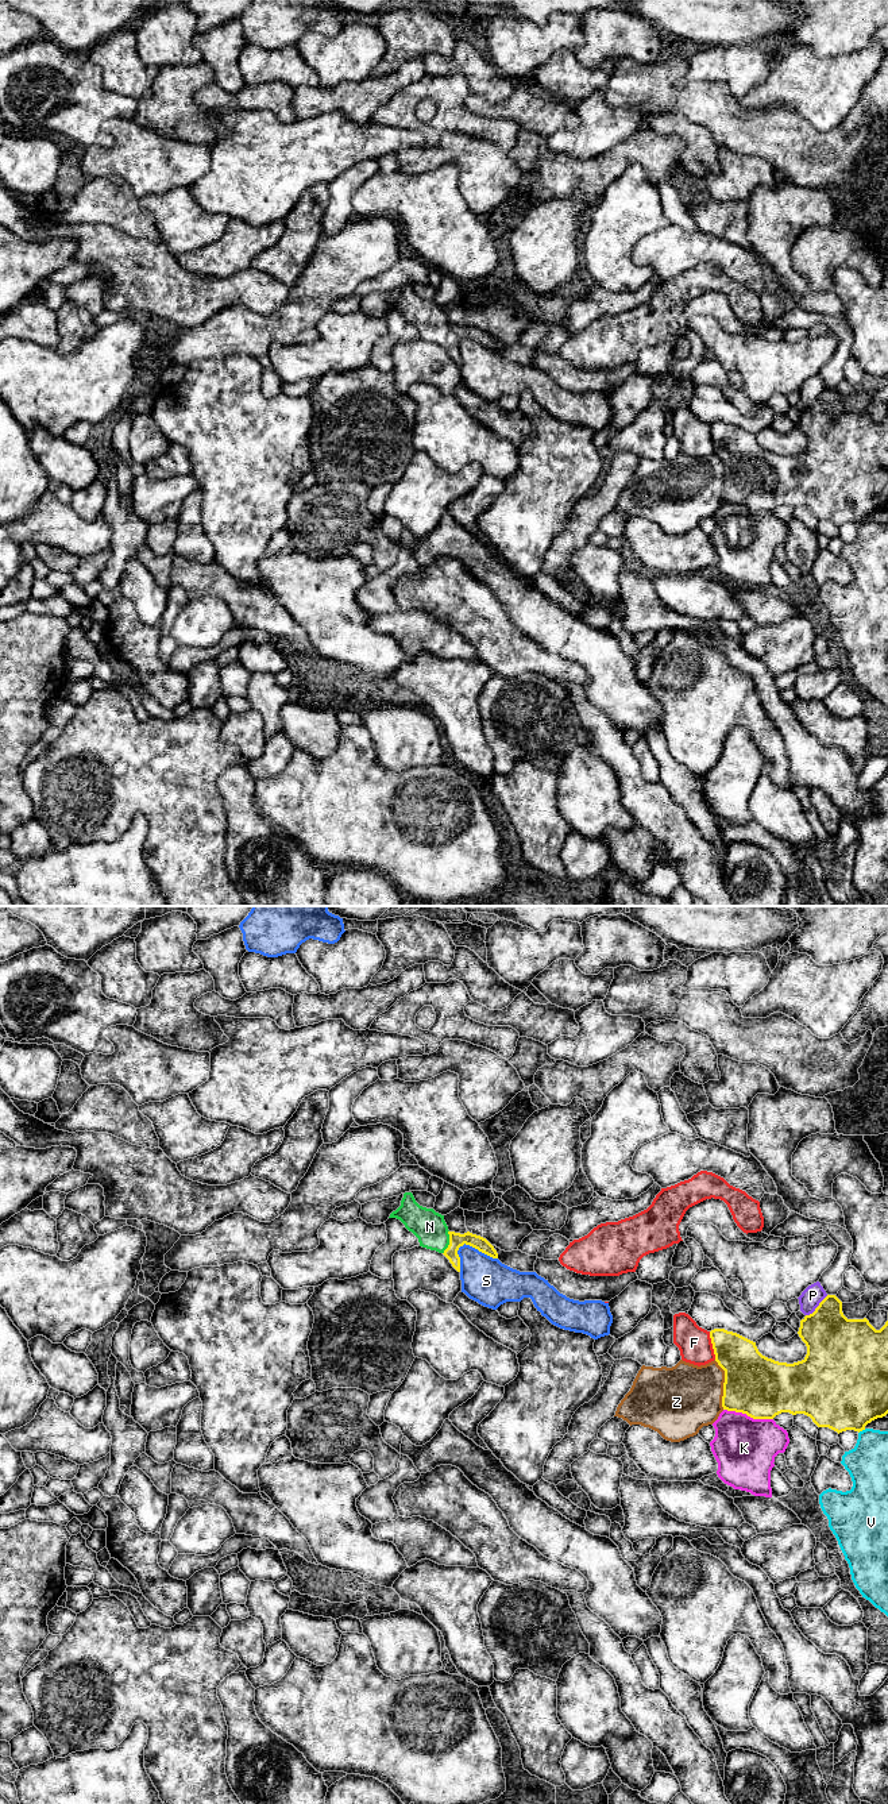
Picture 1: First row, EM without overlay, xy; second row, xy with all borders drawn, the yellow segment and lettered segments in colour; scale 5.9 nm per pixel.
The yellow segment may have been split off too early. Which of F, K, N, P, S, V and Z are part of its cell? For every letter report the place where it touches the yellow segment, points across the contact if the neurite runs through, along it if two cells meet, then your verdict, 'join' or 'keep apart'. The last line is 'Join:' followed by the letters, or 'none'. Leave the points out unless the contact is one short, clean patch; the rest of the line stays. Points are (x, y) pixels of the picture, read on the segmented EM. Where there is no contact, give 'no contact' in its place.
F: contact xy (713, 1345); keep apart
K: contact xy (748, 1415); keep apart
N: contact xy (450, 1242); way xy (456, 1240), (450, 1242), (429, 1226); join
P: contact xy (817, 1307); keep apart
S: contact xy (477, 1248); keep apart
V: contact xy (861, 1430); keep apart
Z: contact xy (724, 1384); keep apart
Join: N

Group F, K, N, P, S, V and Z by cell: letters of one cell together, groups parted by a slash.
F / K / N / P / S / V / Z

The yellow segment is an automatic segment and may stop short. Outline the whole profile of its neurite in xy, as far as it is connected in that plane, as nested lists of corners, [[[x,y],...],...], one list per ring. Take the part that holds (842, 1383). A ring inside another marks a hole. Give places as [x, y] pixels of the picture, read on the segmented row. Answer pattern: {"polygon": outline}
{"polygon": [[[827,1295],[815,1311],[800,1321],[799,1337],[807,1346],[802,1361],[787,1364],[762,1356],[756,1342],[725,1329],[714,1329],[710,1338],[715,1361],[725,1371],[722,1407],[746,1414],[753,1419],[773,1419],[781,1412],[804,1414],[818,1427],[829,1427],[838,1434],[846,1430],[862,1431],[865,1426],[888,1414],[888,1321],[876,1330],[866,1318],[848,1319],[842,1302]]]}

